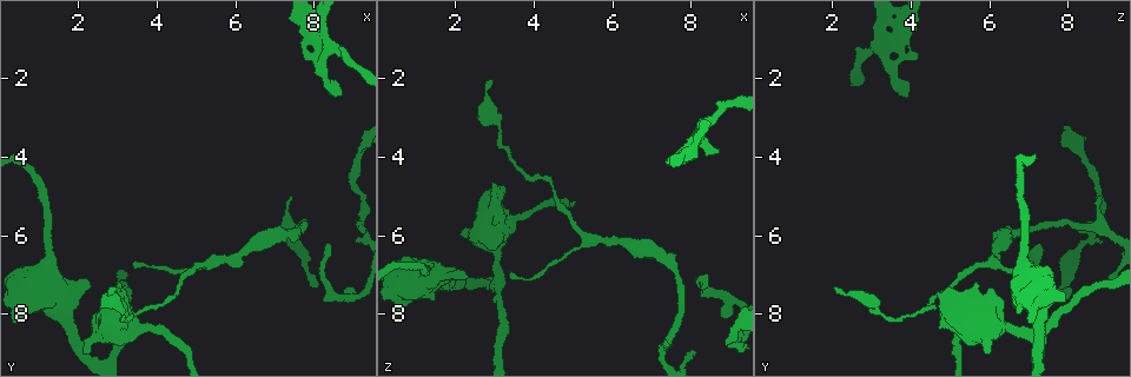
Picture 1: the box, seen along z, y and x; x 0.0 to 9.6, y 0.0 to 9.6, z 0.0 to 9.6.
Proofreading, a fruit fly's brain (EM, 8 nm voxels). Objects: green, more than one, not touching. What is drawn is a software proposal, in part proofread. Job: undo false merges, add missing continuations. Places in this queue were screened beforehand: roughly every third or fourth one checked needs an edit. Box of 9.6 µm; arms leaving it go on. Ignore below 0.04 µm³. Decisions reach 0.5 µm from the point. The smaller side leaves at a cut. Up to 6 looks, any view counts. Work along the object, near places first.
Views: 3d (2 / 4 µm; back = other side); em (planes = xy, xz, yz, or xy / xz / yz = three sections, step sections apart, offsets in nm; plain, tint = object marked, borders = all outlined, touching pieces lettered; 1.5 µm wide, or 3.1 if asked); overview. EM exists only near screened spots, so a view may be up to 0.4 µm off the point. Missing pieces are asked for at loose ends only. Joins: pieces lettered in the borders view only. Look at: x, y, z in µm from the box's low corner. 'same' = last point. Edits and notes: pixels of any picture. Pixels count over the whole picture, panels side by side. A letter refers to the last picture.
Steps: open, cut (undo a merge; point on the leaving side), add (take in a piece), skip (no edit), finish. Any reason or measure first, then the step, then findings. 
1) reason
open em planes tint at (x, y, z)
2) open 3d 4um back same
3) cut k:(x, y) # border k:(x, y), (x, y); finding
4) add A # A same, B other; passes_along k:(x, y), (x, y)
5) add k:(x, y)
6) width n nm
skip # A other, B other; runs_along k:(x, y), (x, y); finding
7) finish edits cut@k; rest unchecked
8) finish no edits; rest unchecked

sudden change in width
open em planes borders at (7.45, 5.95, 6.70)

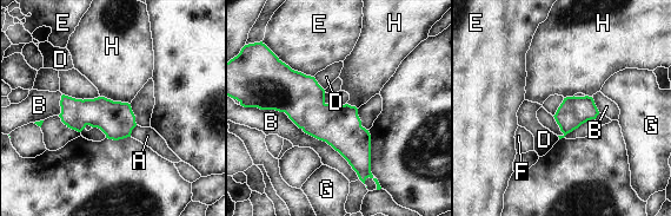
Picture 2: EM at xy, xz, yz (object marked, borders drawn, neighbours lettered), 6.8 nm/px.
longest_contact B 850 nm
skip # A other, B other, D other, E other, F other, G other, H other; border 2:(260, 109), (325, 141), (359, 178); all the same neuron

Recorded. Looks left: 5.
an open end
open em planes borders at (7.35, 5.05, 8.80)

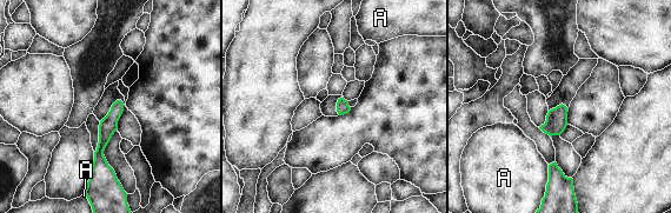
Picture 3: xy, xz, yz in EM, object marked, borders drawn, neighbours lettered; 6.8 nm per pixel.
longest_contact A 160 nm
skip # A other; runs_along 3:(119, 104), (105, 132), (95, 177); none of them fits

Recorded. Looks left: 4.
branch stops here
open em yz step 4 borders at (8.70, 2.40, 3.90)

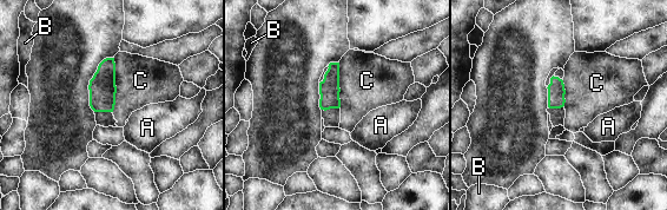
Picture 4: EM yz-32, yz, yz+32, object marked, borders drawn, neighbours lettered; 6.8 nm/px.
another direction
open em planes borders same

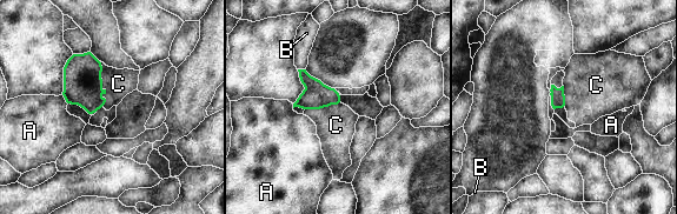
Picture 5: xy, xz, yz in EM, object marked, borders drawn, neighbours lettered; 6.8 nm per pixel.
add C # A other, B other, C same; passes_along 5:(83, 85), (101, 84), (118, 84); the neuron continues

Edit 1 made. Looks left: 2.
finish edits add@5; rest unchecked

